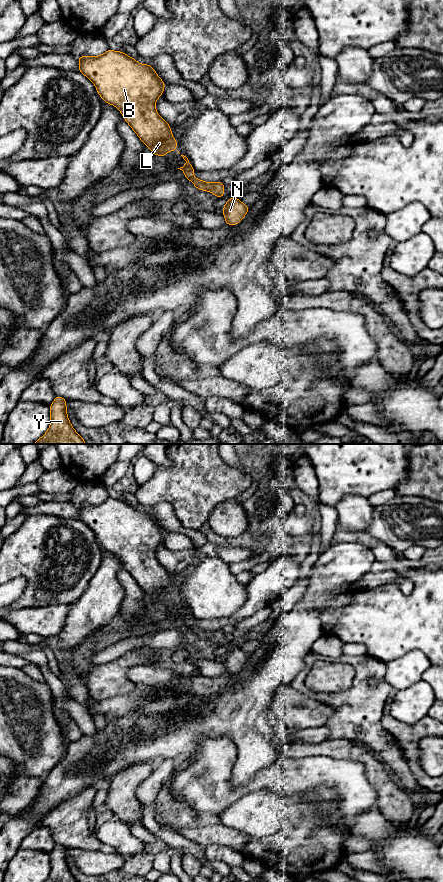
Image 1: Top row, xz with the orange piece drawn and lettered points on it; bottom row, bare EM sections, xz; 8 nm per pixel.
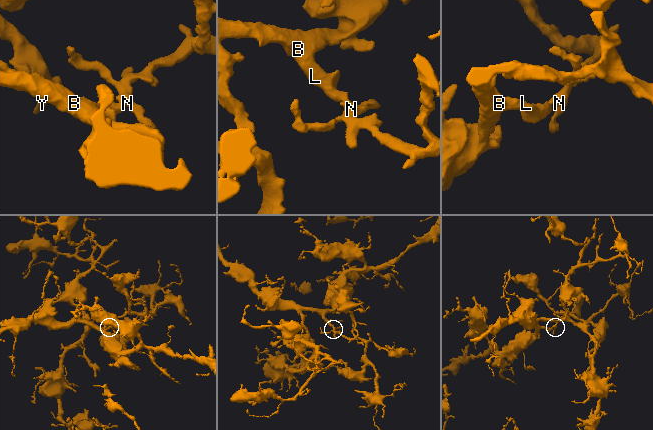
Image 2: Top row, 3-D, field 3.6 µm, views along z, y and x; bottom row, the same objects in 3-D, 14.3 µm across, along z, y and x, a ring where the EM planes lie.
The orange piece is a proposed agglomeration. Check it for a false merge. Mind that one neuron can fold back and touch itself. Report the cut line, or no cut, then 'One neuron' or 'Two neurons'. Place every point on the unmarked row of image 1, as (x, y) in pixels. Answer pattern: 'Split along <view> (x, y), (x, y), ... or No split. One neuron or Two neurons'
No split. One neuron

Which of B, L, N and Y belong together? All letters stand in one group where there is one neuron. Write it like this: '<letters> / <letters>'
B L N Y

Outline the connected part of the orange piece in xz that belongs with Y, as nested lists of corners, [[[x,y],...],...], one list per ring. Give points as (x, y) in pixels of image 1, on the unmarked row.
[[[55,845],[50,854],[51,871],[45,882],[78,882],[67,864],[66,847]]]

